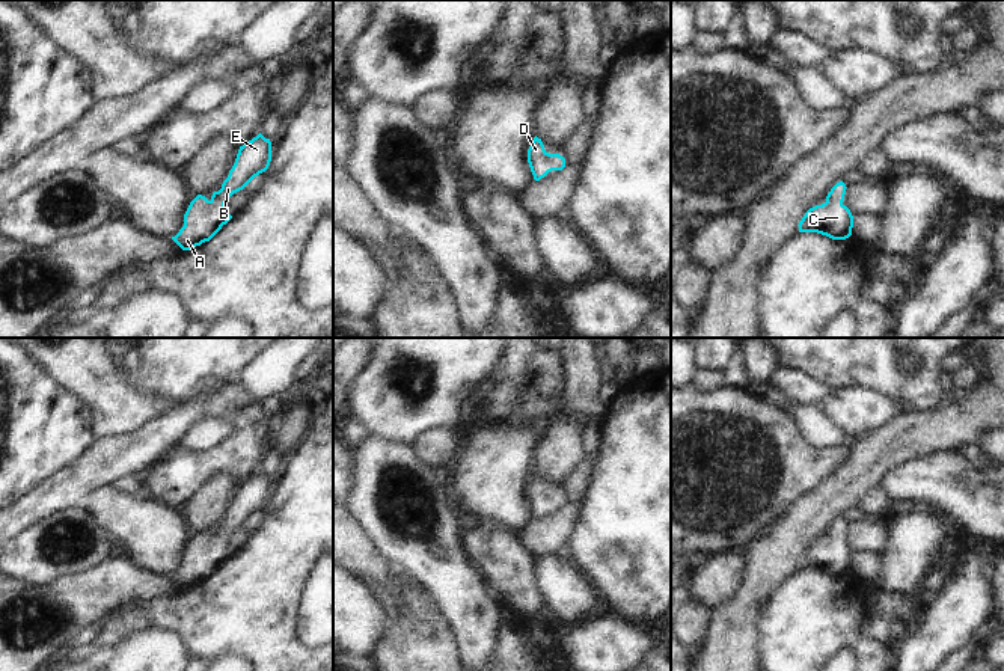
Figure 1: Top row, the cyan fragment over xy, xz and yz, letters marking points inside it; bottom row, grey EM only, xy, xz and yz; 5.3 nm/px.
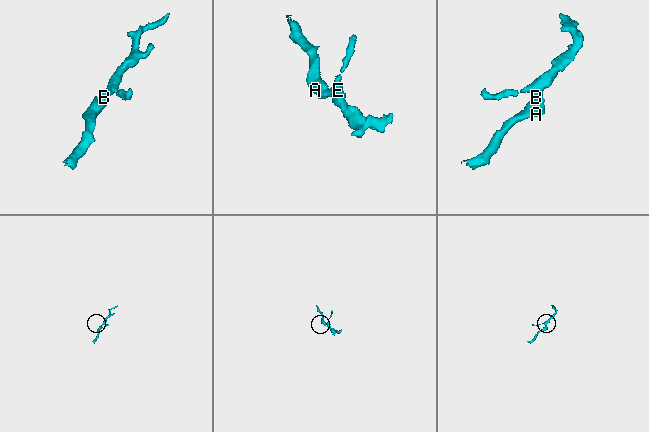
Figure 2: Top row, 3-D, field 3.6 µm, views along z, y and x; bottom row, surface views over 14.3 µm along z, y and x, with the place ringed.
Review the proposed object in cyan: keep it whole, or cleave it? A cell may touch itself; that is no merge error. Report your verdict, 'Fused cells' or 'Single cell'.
Single cell.

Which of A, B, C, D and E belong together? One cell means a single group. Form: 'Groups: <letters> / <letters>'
Groups: A B C D E.

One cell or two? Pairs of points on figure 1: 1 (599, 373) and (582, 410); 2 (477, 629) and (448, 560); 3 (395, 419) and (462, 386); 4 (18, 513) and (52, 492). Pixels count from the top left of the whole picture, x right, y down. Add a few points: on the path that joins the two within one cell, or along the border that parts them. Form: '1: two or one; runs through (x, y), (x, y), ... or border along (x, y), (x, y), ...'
1: one; runs through (590, 382), (584, 388), (584, 401)
2: one; runs through (475, 612), (449, 576)
3: one; runs through (412, 404), (427, 398), (439, 386), (445, 386)
4: one; runs through (26, 513), (44, 499)

